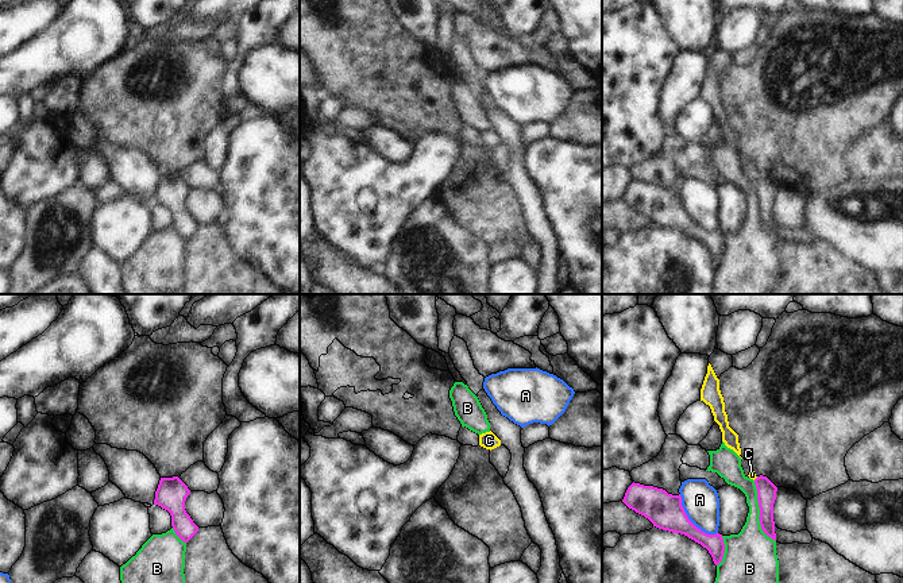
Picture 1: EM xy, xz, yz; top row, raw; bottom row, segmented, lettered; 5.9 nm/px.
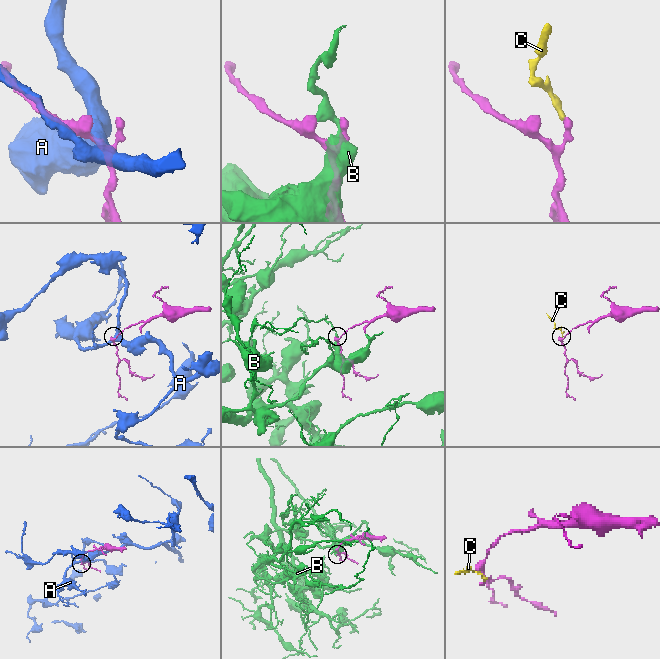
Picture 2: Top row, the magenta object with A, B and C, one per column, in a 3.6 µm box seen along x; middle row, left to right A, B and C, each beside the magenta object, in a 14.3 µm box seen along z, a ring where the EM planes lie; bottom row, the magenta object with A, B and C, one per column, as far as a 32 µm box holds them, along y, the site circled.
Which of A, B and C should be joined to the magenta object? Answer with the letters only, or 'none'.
C

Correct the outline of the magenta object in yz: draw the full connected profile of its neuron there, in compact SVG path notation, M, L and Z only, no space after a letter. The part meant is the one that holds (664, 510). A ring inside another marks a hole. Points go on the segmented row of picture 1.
M632 483L622 502L636 513L648 518L653 526L680 533L709 551L715 565L722 561L725 544L722 534L707 534L698 529L687 517L682 497L668 494L663 489Z

